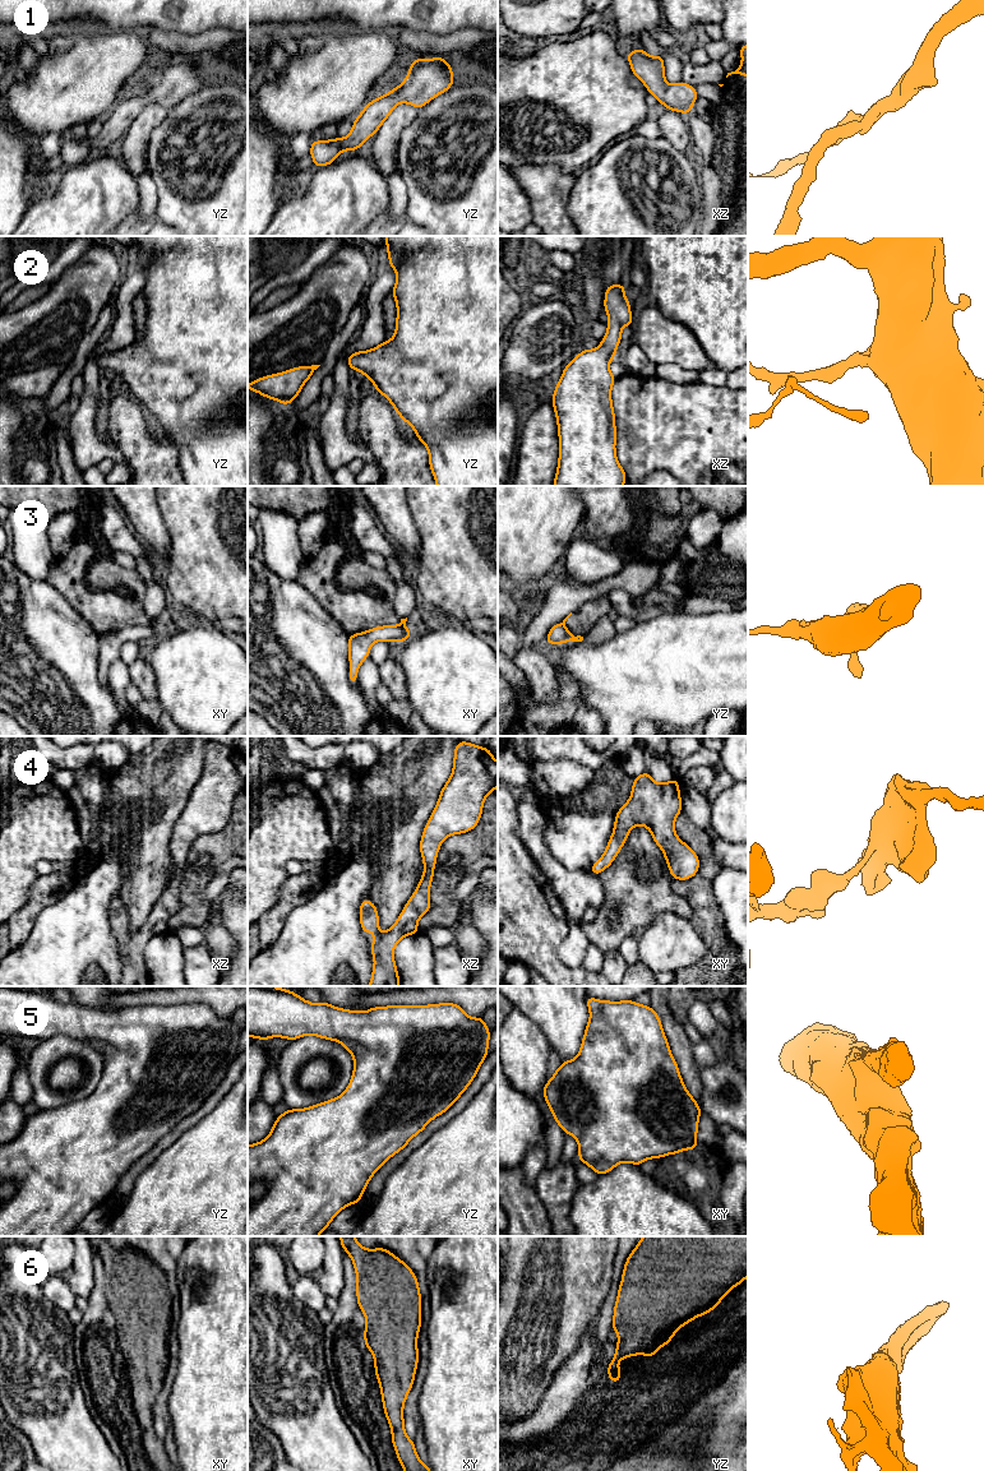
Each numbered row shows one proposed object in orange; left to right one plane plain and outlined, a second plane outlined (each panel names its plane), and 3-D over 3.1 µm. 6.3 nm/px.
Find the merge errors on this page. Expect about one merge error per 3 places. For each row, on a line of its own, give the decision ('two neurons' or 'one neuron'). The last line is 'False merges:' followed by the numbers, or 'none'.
1: one neuron
2: one neuron
3: two neurons
4: one neuron
5: one neuron
6: one neuron
False merges: 3

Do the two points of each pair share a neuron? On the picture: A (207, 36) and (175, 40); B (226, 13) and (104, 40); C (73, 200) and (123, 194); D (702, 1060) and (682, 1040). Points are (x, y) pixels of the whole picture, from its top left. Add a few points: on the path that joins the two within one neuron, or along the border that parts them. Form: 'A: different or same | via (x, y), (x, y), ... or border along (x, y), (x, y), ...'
A: same | via (199, 41), (183, 41)
B: different | border along (112, 31), (143, 29), (146, 32)
C: same | via (86, 200), (93, 199), (101, 192), (110, 193)
D: different | border along (691, 1045), (693, 1059), (700, 1068)

